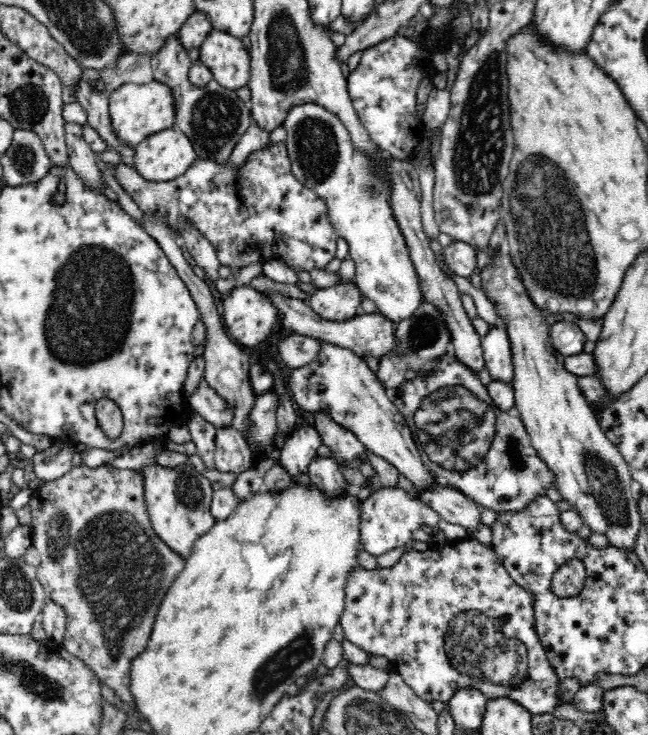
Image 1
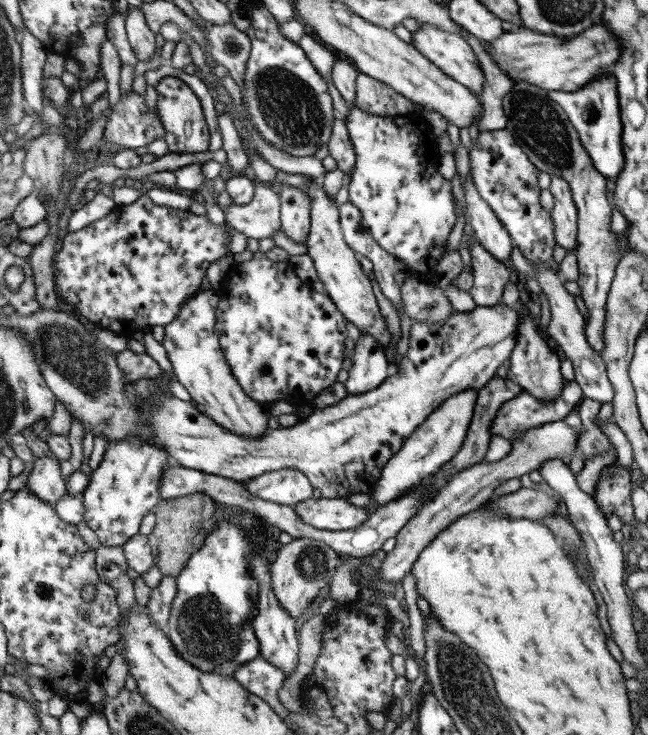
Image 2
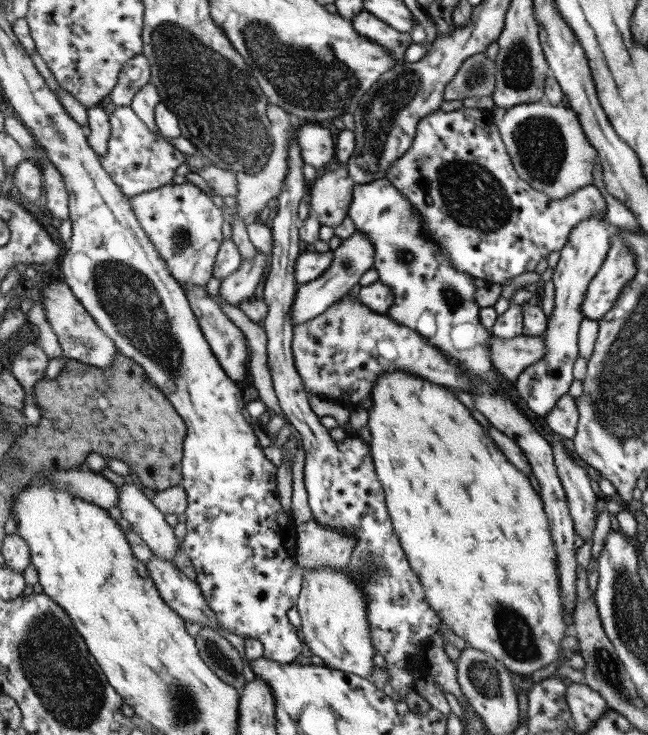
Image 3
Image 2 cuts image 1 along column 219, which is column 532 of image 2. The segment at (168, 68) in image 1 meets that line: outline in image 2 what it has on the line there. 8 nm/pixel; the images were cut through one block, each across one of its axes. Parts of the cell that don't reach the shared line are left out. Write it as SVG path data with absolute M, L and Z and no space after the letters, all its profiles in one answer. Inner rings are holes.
M517 82L516 86L509 91L505 100L504 109L508 118L508 129L513 132L515 140L521 145L525 154L529 156L531 162L535 164L542 172L549 176L556 175L563 178L570 186L573 194L575 205L578 209L578 230L579 230L579 249L578 249L578 265L581 269L581 278L577 280L581 288L581 299L589 312L587 318L587 338L595 351L600 353L605 350L605 326L607 326L607 304L609 303L609 292L613 280L616 277L616 270L625 255L625 240L621 234L611 232L611 220L613 220L613 212L617 210L613 204L613 196L607 188L606 177L597 170L593 159L589 156L587 149L584 147L580 139L580 133L573 126L572 120L566 110L549 96L550 91L545 88L538 87L537 84L529 82Z

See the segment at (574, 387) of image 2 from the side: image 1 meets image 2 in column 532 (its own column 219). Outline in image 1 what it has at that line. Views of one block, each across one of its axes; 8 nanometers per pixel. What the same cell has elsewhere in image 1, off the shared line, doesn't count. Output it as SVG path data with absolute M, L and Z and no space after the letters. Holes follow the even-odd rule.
M205 380L200 382L194 394L190 394L186 405L210 421L217 429L232 427L234 407L224 397L218 395L216 389L210 387Z

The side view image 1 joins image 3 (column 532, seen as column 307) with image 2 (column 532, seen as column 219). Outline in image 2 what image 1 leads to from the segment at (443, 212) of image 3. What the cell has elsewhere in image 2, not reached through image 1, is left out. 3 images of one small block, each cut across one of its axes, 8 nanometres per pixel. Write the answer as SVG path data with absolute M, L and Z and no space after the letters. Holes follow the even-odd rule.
M508 128L480 131L471 142L470 167L476 188L515 241L523 256L530 261L553 261L553 252L560 246L556 238L556 225L552 212L541 206L539 172Z

